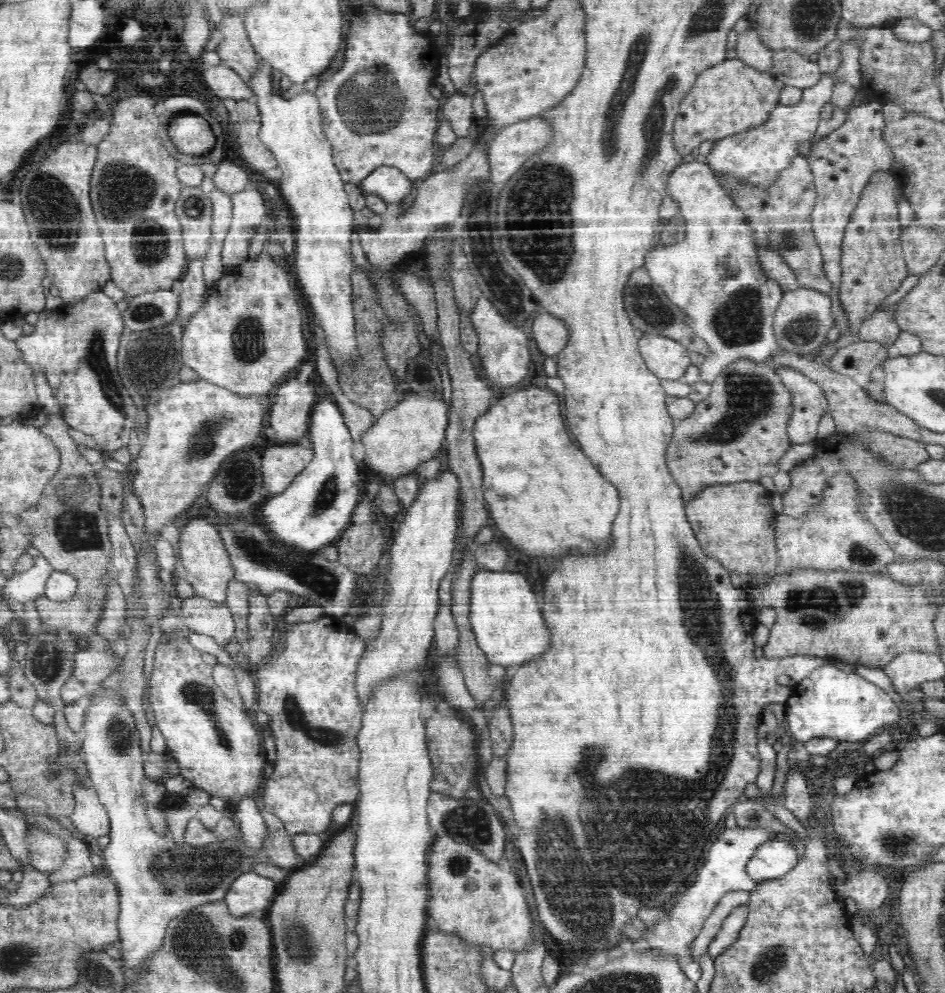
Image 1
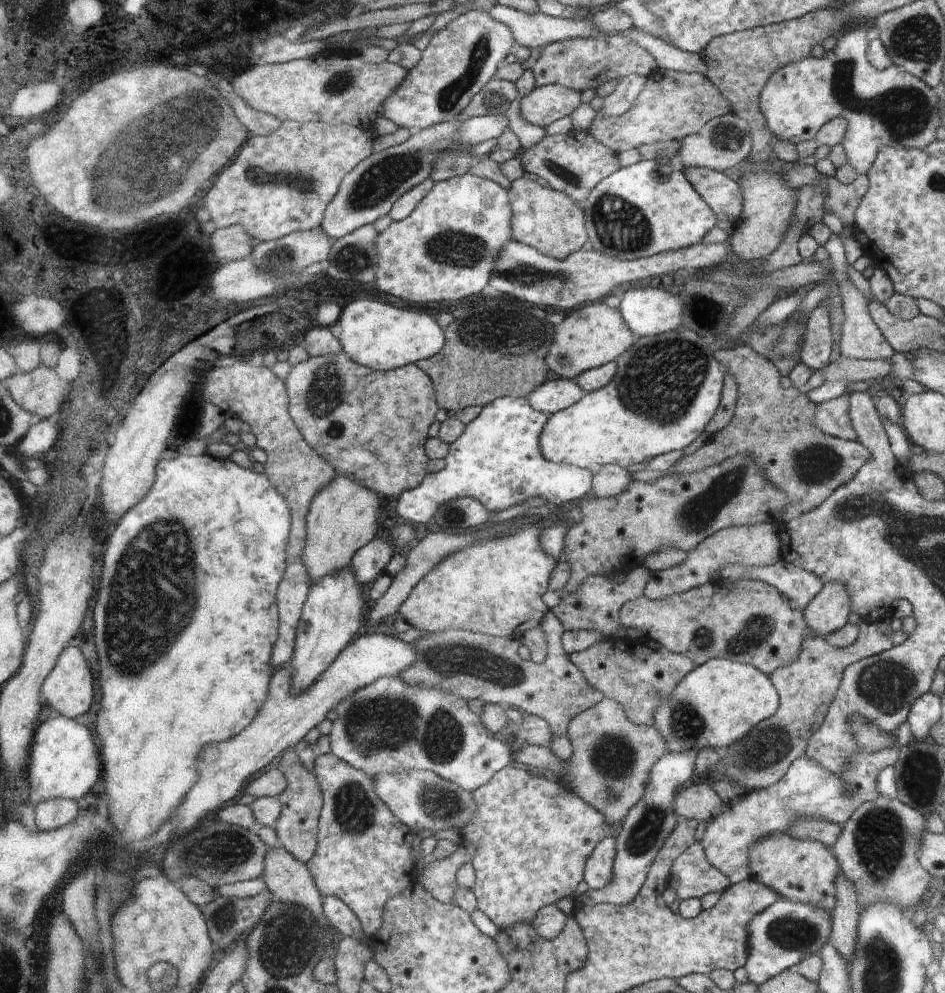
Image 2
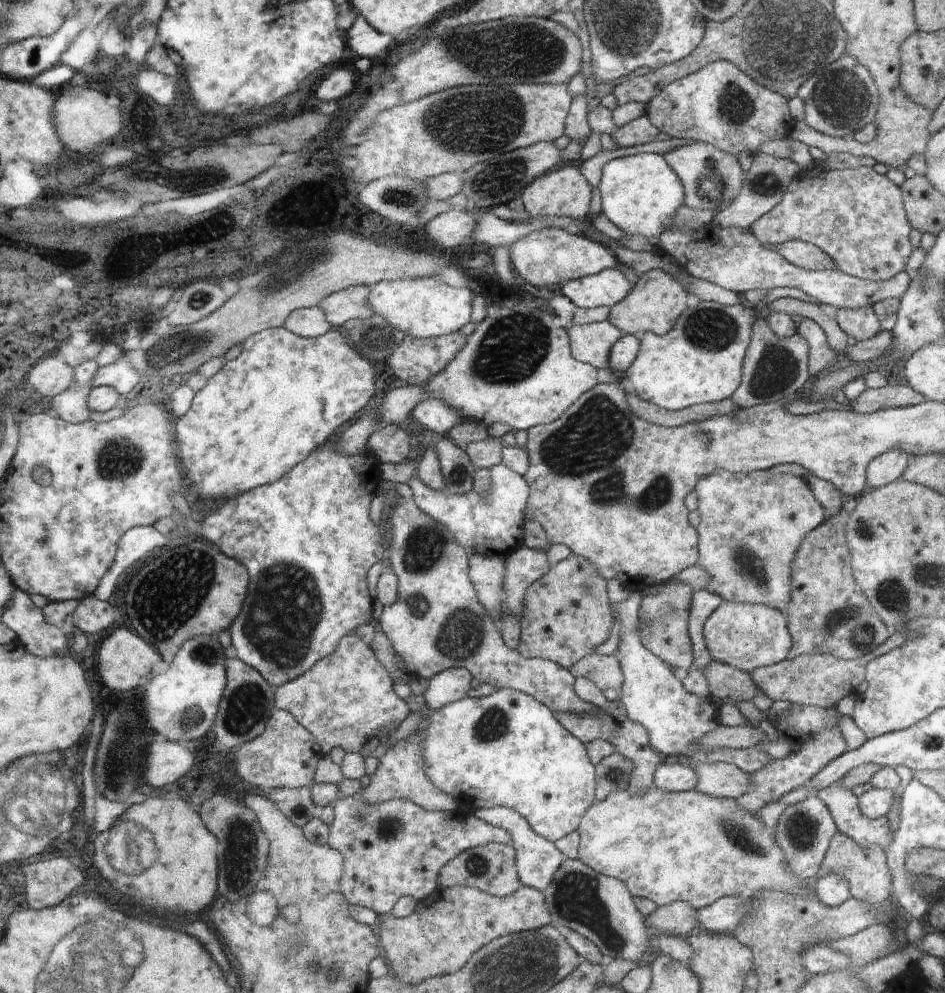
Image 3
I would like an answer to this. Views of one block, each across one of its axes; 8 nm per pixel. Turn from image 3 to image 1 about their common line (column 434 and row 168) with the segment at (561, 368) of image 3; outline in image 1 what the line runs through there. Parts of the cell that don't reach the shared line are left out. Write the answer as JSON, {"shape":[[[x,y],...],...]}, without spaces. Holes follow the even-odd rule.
{"shape":[[[382,166],[360,183],[366,194],[377,194],[388,204],[402,204],[413,196],[414,186],[398,169]]]}

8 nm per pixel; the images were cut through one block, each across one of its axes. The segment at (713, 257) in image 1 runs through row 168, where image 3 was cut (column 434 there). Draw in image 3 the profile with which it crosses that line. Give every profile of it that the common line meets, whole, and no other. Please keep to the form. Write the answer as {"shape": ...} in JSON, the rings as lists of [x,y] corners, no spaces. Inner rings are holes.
{"shape":[[[461,667],[436,674],[434,678],[428,680],[428,688],[424,690],[425,704],[434,711],[440,710],[450,702],[467,697],[472,678],[470,672]]]}

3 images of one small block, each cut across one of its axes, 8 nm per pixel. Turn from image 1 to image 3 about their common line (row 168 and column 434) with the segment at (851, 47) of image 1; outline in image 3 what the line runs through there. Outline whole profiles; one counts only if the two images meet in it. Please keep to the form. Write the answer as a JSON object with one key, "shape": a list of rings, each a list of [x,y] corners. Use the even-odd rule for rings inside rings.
{"shape":[[[497,688],[497,691],[480,698],[462,698],[448,705],[442,706],[440,710],[429,712],[428,726],[424,730],[424,738],[422,738],[423,760],[426,764],[426,772],[428,779],[435,784],[444,794],[451,795],[452,798],[458,799],[463,806],[468,806],[471,810],[488,809],[496,806],[502,806],[516,810],[520,816],[526,818],[528,823],[536,832],[543,835],[544,838],[551,839],[552,842],[560,840],[562,836],[575,832],[586,816],[587,811],[591,808],[595,801],[595,765],[591,763],[590,756],[587,755],[586,744],[577,740],[568,730],[565,730],[556,720],[550,708],[540,703],[538,699],[534,699],[531,695],[519,692],[510,688]]]}

